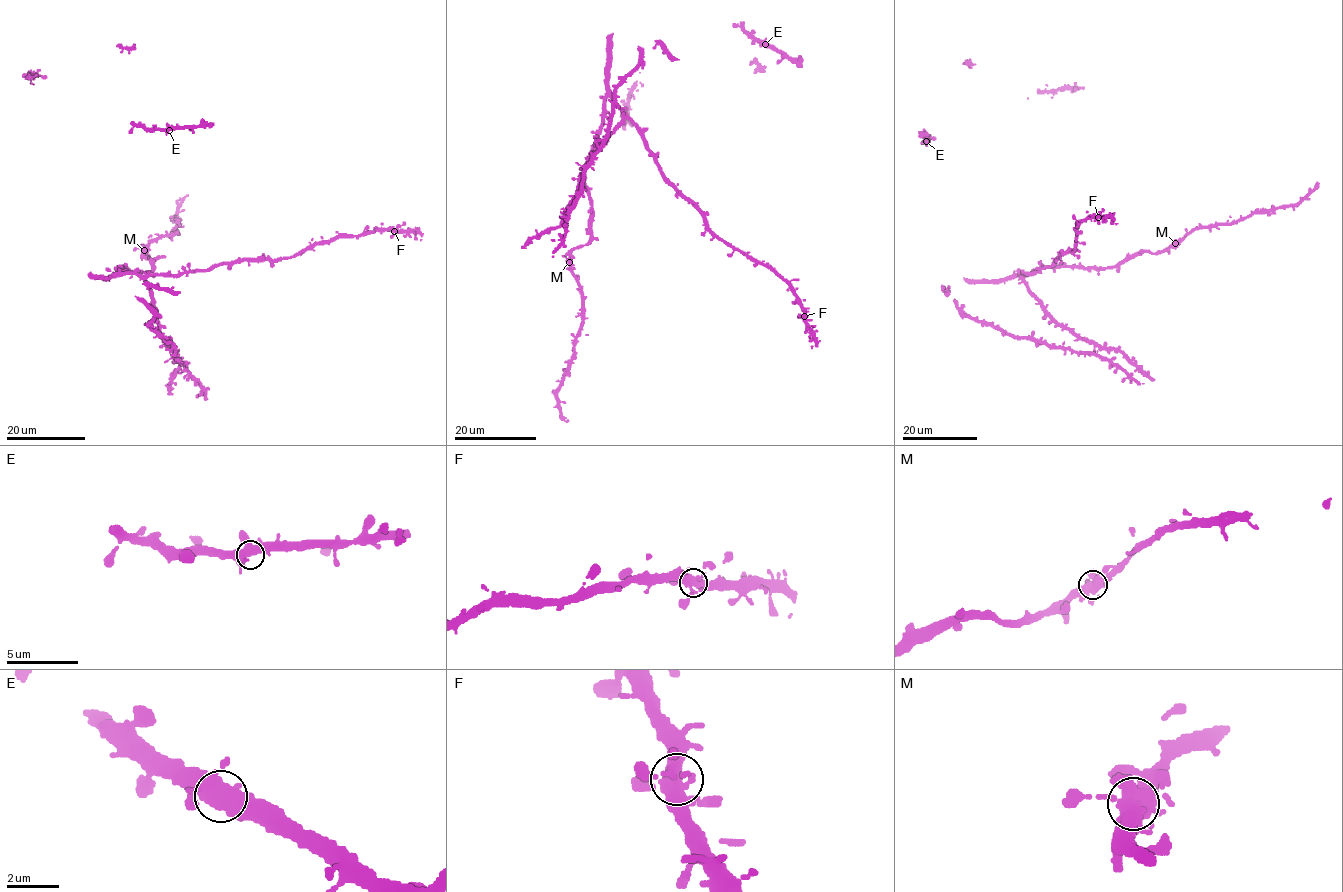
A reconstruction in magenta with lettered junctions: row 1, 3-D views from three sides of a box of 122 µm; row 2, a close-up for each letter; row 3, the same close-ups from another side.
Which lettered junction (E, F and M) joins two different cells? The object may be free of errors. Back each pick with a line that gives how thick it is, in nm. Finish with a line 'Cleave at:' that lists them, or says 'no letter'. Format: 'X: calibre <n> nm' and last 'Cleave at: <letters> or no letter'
Cleave at: no letter

